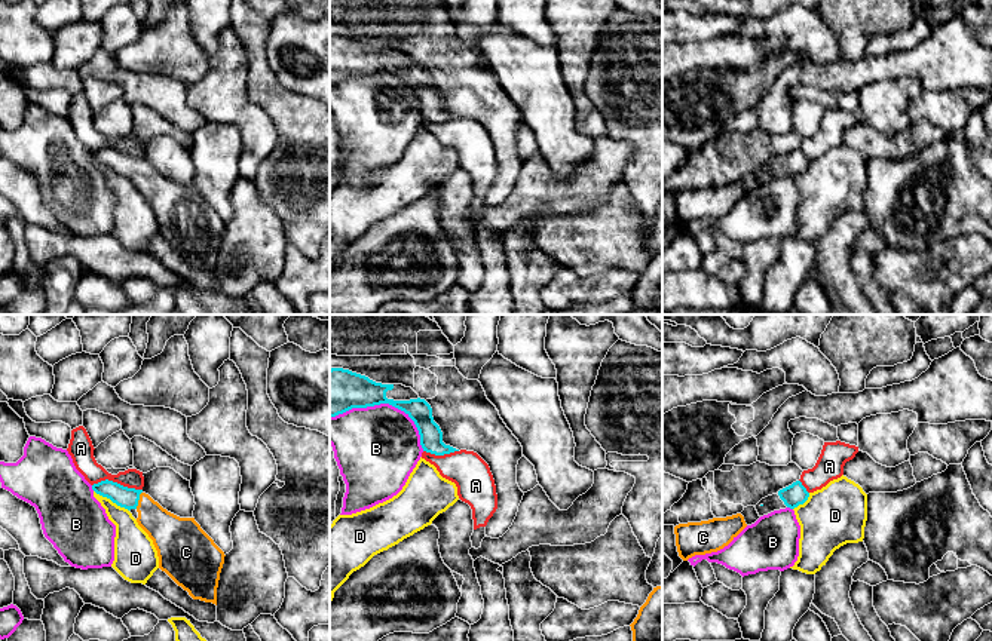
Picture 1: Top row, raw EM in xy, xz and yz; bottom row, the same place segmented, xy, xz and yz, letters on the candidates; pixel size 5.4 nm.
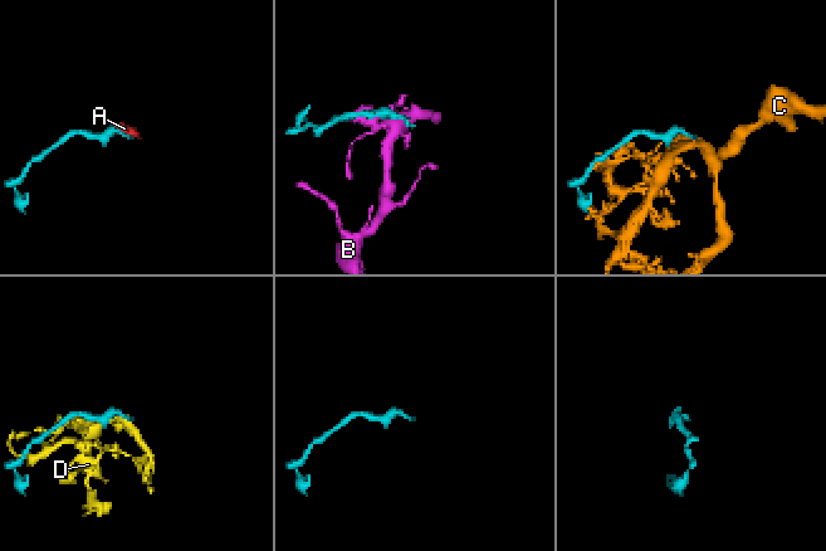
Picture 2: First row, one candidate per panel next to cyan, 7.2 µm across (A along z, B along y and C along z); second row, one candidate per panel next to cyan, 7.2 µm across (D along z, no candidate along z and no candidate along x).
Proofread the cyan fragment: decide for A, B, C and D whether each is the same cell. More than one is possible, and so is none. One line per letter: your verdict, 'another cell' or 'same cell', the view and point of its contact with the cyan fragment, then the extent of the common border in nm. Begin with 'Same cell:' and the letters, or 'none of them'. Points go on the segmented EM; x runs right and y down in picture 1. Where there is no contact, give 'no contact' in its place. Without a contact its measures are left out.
Same cell: C
A: another cell; meets cyan in xy at (116, 482); contact 280 nm long
B: another cell; meets cyan in xz at (386, 402); contact 550 nm long
C: same cell; meets cyan in xy at (137, 500); contact 100 nm long
D: another cell; meets cyan in xy at (112, 500); contact 220 nm long

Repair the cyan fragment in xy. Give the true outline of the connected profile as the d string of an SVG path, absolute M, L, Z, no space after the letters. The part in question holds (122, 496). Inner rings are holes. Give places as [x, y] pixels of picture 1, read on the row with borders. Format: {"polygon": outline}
{"polygon": "M108 479L94 484L92 490L120 507L135 509L138 525L157 550L159 568L193 599L217 605L217 588L226 555L195 518L180 518L143 490L128 488Z"}

